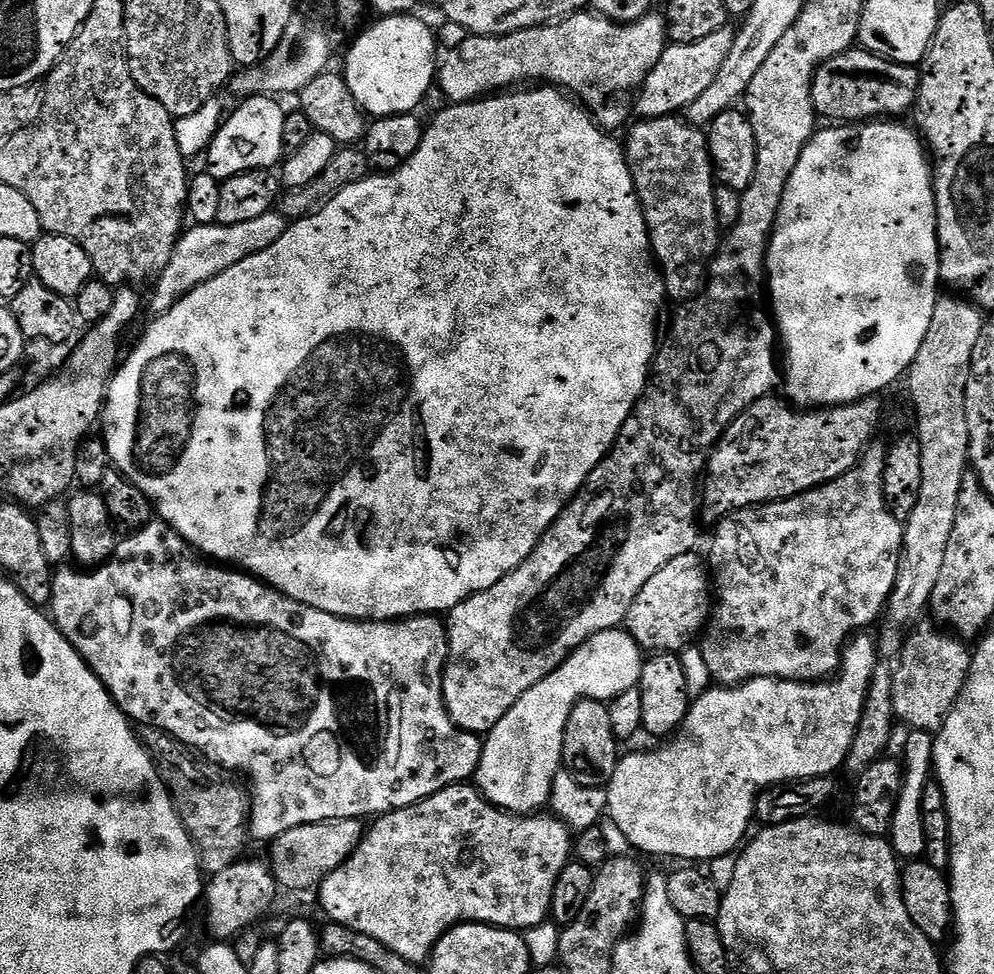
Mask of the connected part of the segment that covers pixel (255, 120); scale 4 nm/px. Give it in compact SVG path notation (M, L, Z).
M257 94L240 102L233 112L231 109L230 115L216 131L216 137L206 153L206 170L215 180L223 182L259 168L272 170L281 163L285 155L282 130L286 108L276 100L279 99L268 94Z

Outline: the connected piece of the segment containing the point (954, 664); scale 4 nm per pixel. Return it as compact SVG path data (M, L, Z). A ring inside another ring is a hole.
M920 622L907 633L903 648L894 664L892 673L892 705L896 711L895 719L908 724L909 729L935 734L946 722L950 710L956 705L956 699L964 688L968 671L972 665L972 652L963 639L957 638L951 631L929 622Z

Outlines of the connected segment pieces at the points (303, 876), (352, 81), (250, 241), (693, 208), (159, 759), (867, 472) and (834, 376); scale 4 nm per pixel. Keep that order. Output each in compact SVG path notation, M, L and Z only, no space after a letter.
M354 818L331 820L329 824L318 822L306 826L294 826L294 830L286 830L286 834L282 834L270 844L272 848L270 867L279 887L289 888L292 892L319 889L321 882L331 872L338 870L338 866L342 866L342 862L346 862L350 854L354 854L354 850L362 842L365 831L365 821Z
M416 14L401 16L385 15L383 18L377 19L377 24L370 25L369 28L366 29L365 32L362 33L361 36L358 37L357 40L354 41L348 48L348 57L344 60L342 75L344 77L344 81L346 82L346 86L350 86L350 94L354 94L354 98L358 102L358 106L363 108L369 117L379 118L402 115L404 113L415 113L417 111L416 107L423 102L424 95L426 95L431 88L433 91L434 81L438 76L438 55L436 56L436 52L438 53L438 36L434 31L434 28L432 32L431 26L428 25L426 21L419 20L417 16L418 15Z
M273 210L262 214L262 218L253 218L251 222L238 222L238 226L215 223L189 227L176 244L176 250L166 270L155 281L156 293L152 296L153 313L169 312L183 296L190 294L190 290L230 270L230 266L274 246L274 242L282 238L288 226L289 221L285 220L284 213Z
M679 115L653 120L640 118L637 121L636 125L633 123L627 129L628 141L625 139L622 147L646 218L652 254L664 278L664 295L669 301L693 300L700 295L706 283L712 258L716 255L722 239L718 214L714 214L717 185L714 183L712 155L708 149L708 134L705 129L685 122Z
M141 727L138 735L145 750L152 755L156 769L176 803L176 812L196 844L201 869L211 874L239 864L245 855L244 847L250 844L250 796L245 785L243 788L235 775L217 764L209 764L199 752L162 730Z
M879 442L873 443L865 448L863 456L856 464L856 467L851 468L846 474L842 474L836 480L829 480L827 484L822 484L818 488L811 488L809 492L803 492L800 496L792 496L789 500L773 500L769 503L759 505L754 508L743 508L740 512L733 512L732 515L724 517L719 521L716 532L716 537L712 540L712 562L710 558L710 580L714 585L714 607L710 612L710 619L707 621L706 627L702 632L704 641L698 644L702 658L706 658L706 667L709 668L713 681L720 686L735 686L737 684L745 684L748 680L757 680L758 678L774 678L775 680L799 680L801 682L819 682L829 679L836 675L840 670L840 660L844 657L846 645L852 639L854 634L863 633L868 630L868 627L875 622L876 619L881 619L882 613L885 611L888 599L892 596L892 591L896 585L898 578L898 566L900 565L900 554L904 550L904 524L894 518L894 514L890 514L890 510L886 506L886 498L884 497L884 458L886 455L885 445L880 445Z
M874 120L871 122L861 122L847 126L824 126L813 135L811 142L802 150L798 158L798 166L794 166L794 174L790 174L790 182L786 182L786 190L782 194L782 202L778 210L776 219L776 229L772 231L772 240L768 244L768 258L766 261L766 292L770 297L770 312L774 317L775 327L778 329L779 339L784 340L784 356L782 352L782 376L788 379L787 399L793 405L804 410L819 410L822 408L835 408L837 404L854 404L858 400L867 400L875 397L876 392L883 388L888 388L896 379L903 377L908 371L908 367L914 362L918 354L918 346L922 346L922 338L926 338L926 330L930 330L930 318L934 318L934 306L938 299L938 293L942 288L940 279L940 247L936 237L936 195L932 190L932 168L930 167L930 156L922 143L915 127L907 128L904 122L885 122L884 120Z

